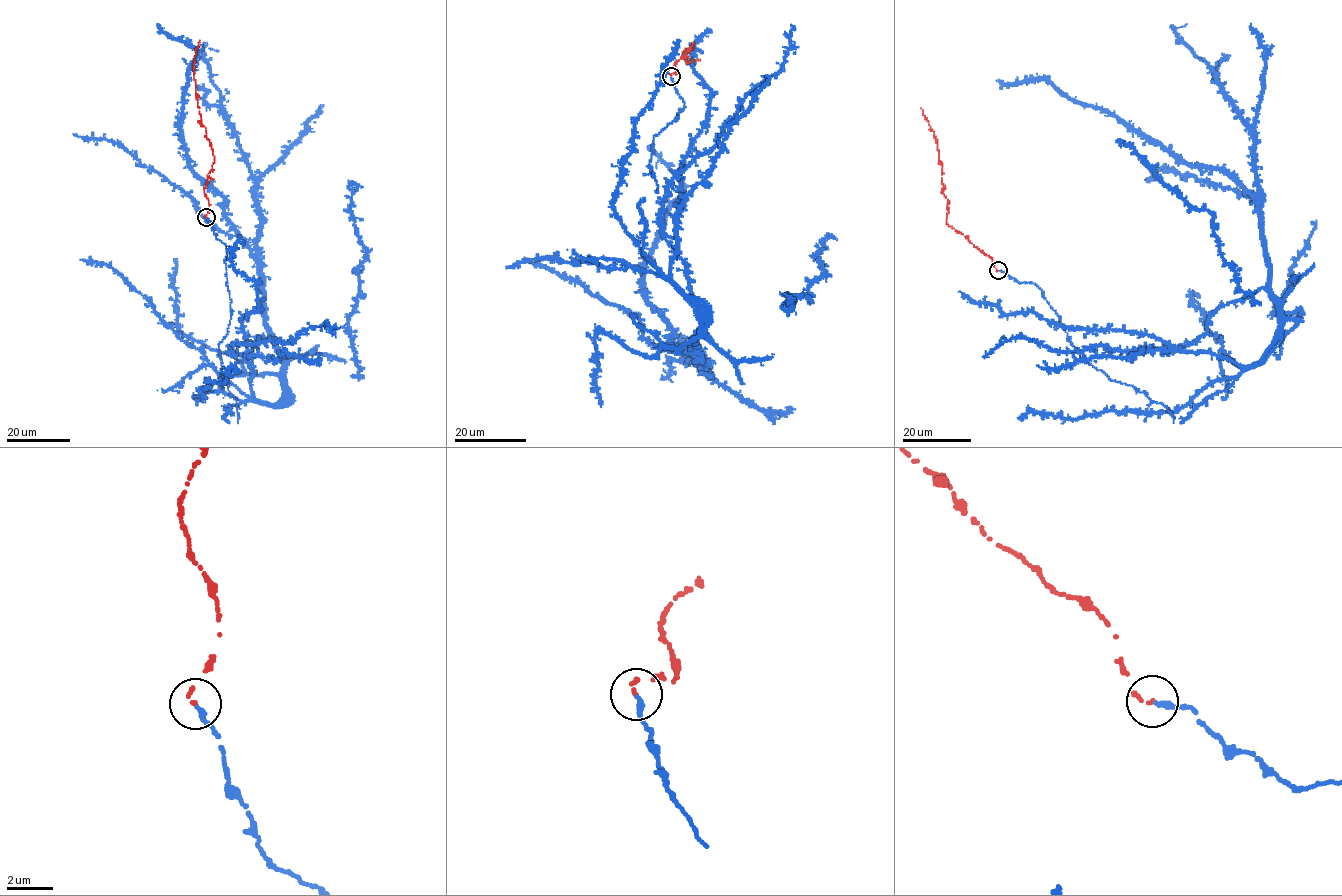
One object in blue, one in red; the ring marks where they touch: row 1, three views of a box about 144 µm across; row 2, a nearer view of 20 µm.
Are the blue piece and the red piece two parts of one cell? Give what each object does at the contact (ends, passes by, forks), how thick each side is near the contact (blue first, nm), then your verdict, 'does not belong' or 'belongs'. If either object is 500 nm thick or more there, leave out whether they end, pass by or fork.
blue ends | red ends | 240/130 nm | belongs

